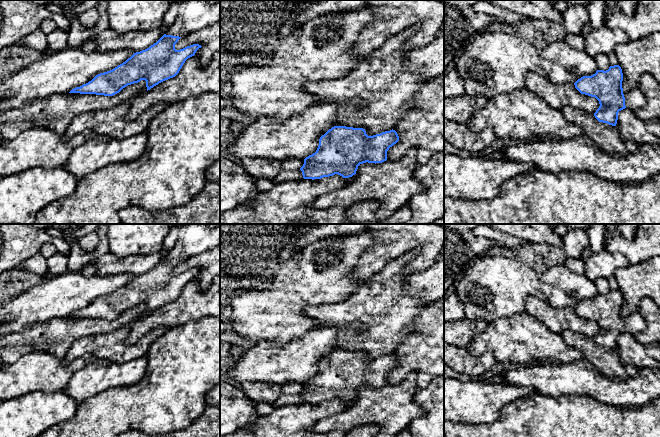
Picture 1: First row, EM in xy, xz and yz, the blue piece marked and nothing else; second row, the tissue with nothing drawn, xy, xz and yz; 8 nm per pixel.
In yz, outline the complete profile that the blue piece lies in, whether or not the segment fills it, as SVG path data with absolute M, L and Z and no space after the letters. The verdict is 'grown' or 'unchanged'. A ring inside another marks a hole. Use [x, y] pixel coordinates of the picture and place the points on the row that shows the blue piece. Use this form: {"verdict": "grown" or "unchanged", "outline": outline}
{"verdict": "grown", "outline": "M614 65L606 71L597 70L591 76L583 76L574 85L581 94L595 97L599 101L600 106L594 113L599 122L616 126L621 110L628 108L634 111L646 103L646 98L638 87L624 91L622 81L622 69L619 65Z"}

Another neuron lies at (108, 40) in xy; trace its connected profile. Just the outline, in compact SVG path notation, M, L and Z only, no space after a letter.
M159 27L149 31L131 31L121 34L108 28L94 37L95 51L131 50L134 53L140 52L156 43L166 31L166 28Z

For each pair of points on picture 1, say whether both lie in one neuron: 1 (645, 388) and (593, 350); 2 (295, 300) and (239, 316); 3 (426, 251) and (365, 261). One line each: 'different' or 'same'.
1: different
2: same
3: same

